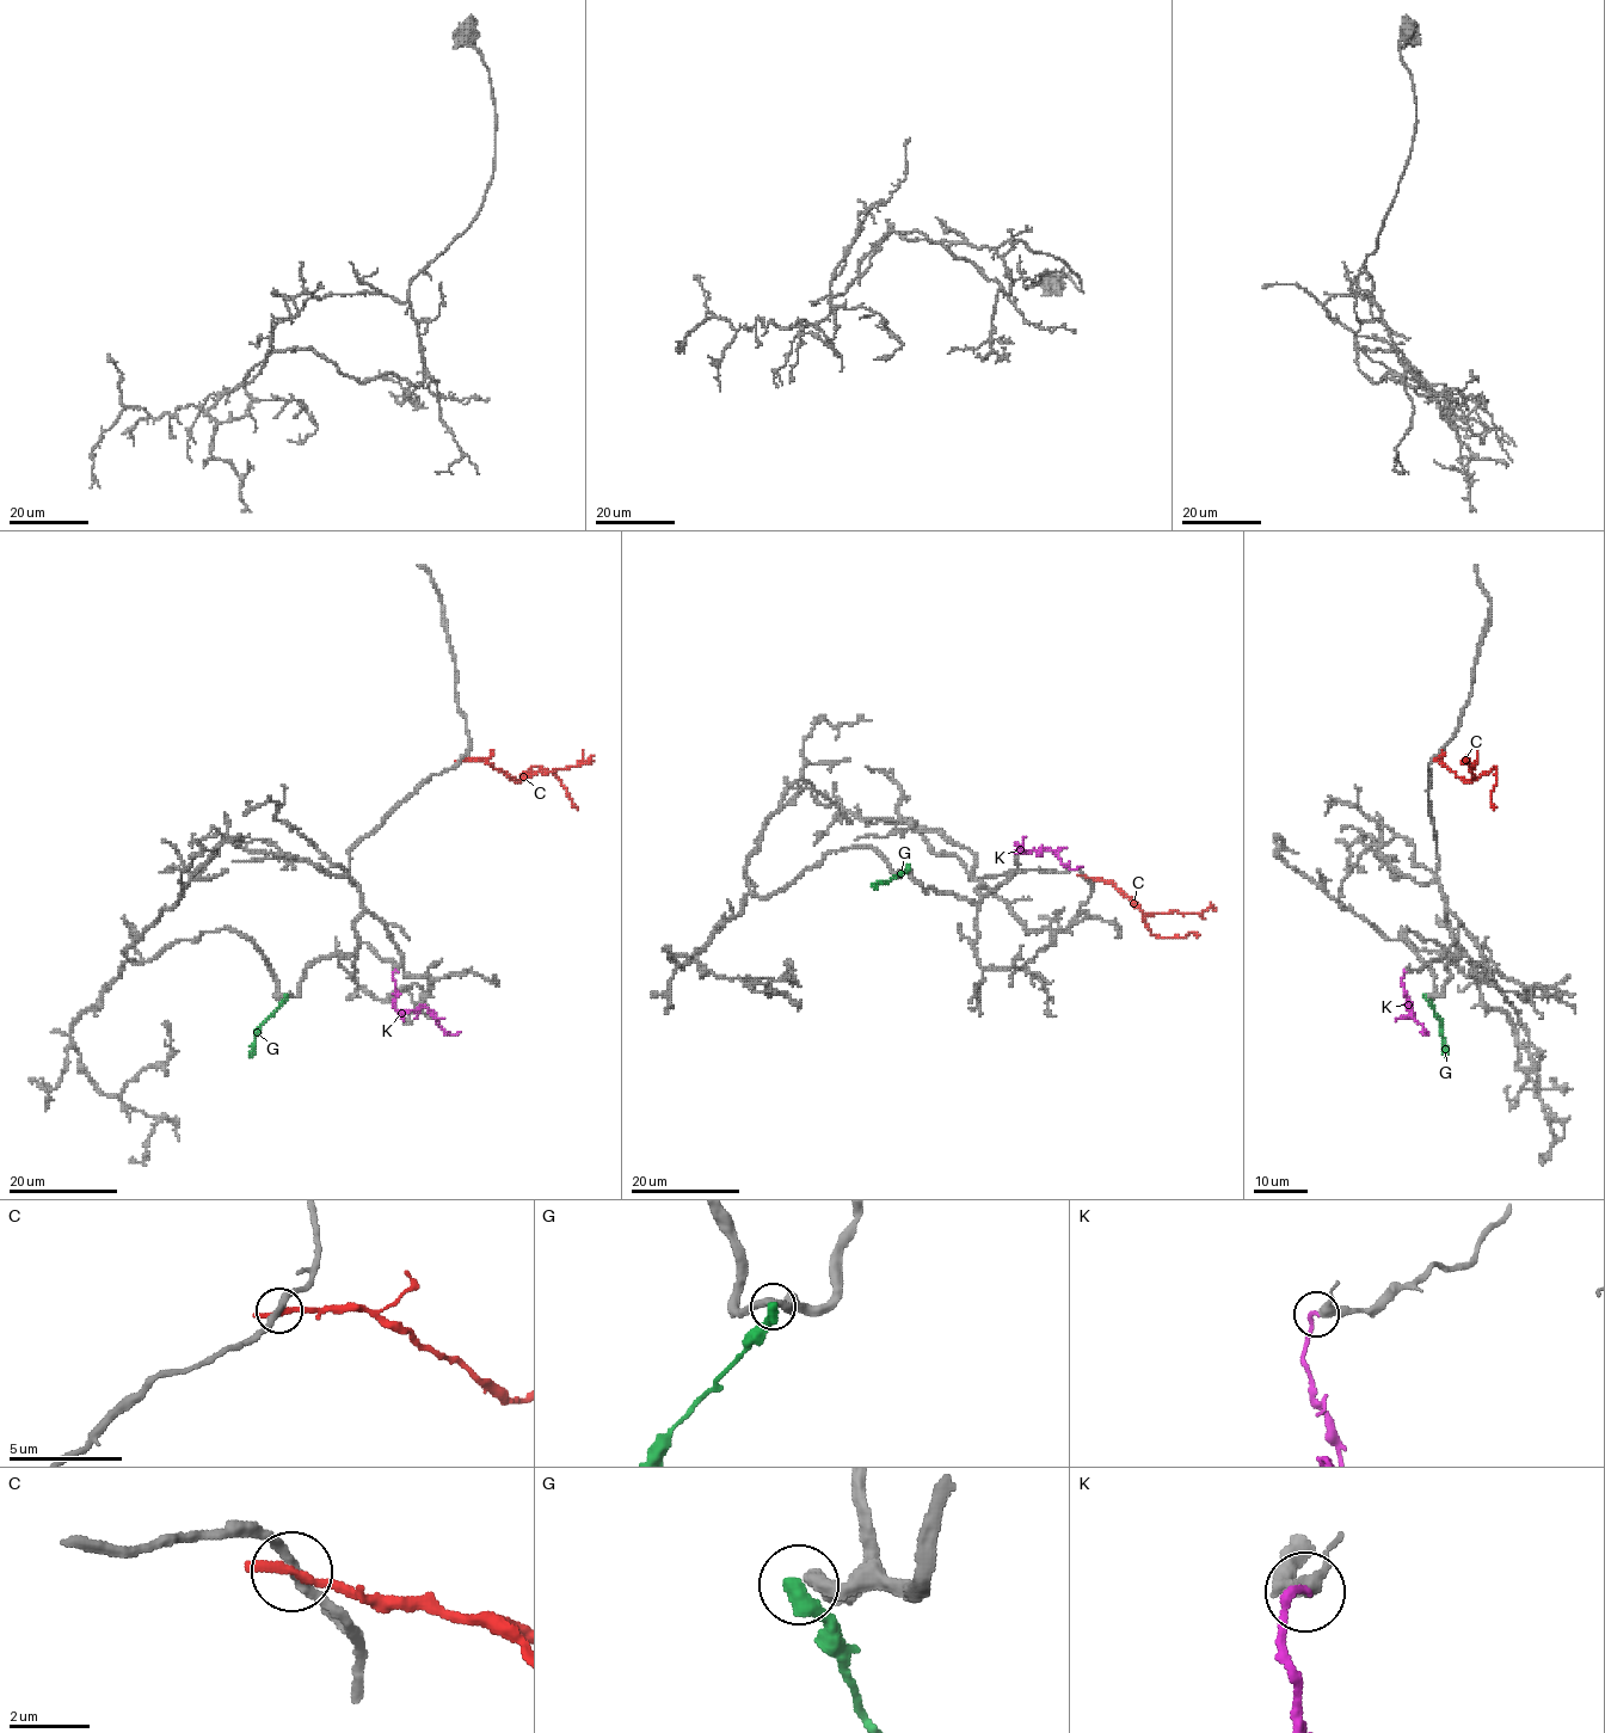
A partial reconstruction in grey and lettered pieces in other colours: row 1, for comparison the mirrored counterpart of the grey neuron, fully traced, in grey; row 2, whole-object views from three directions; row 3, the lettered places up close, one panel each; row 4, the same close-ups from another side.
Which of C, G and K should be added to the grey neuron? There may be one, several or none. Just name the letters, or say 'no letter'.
K

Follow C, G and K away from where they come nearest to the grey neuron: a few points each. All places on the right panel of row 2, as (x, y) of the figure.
C: (1434, 760), (1467, 780), (1484, 775), (1495, 766), (1495, 785), (1492, 790), (1494, 809)
G: (1426, 996), (1440, 1019), (1445, 1056)
K: (1404, 971), (1402, 985), (1408, 1012), (1425, 1032)

